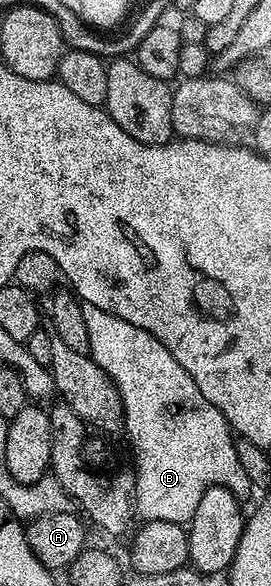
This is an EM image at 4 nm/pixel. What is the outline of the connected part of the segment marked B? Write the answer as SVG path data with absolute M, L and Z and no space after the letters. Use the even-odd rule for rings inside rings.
M83 303L83 312L89 329L89 355L115 383L123 401L125 434L135 454L134 514L143 521L156 519L187 525L205 489L227 487L237 496L246 496L252 485L249 477L245 477L245 469L241 469L241 461L237 461L236 436L217 405L205 401L205 393L197 389L197 381L177 365L177 357L173 357L157 337L113 313L105 313L105 309Z

